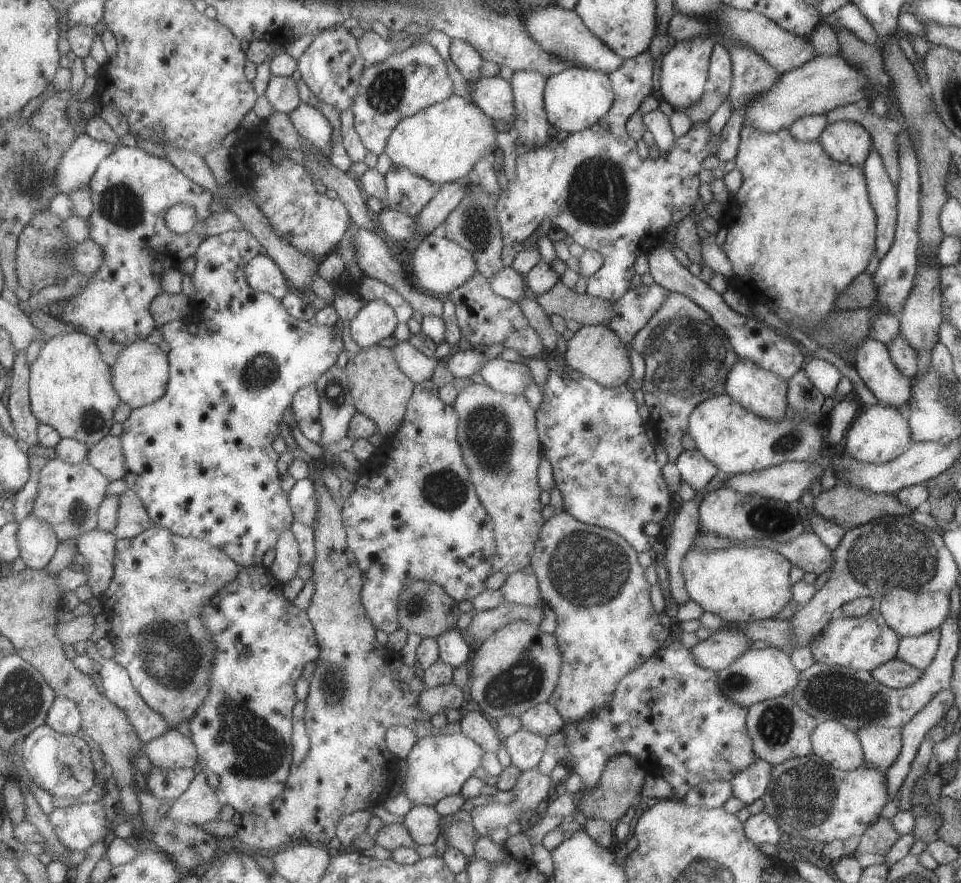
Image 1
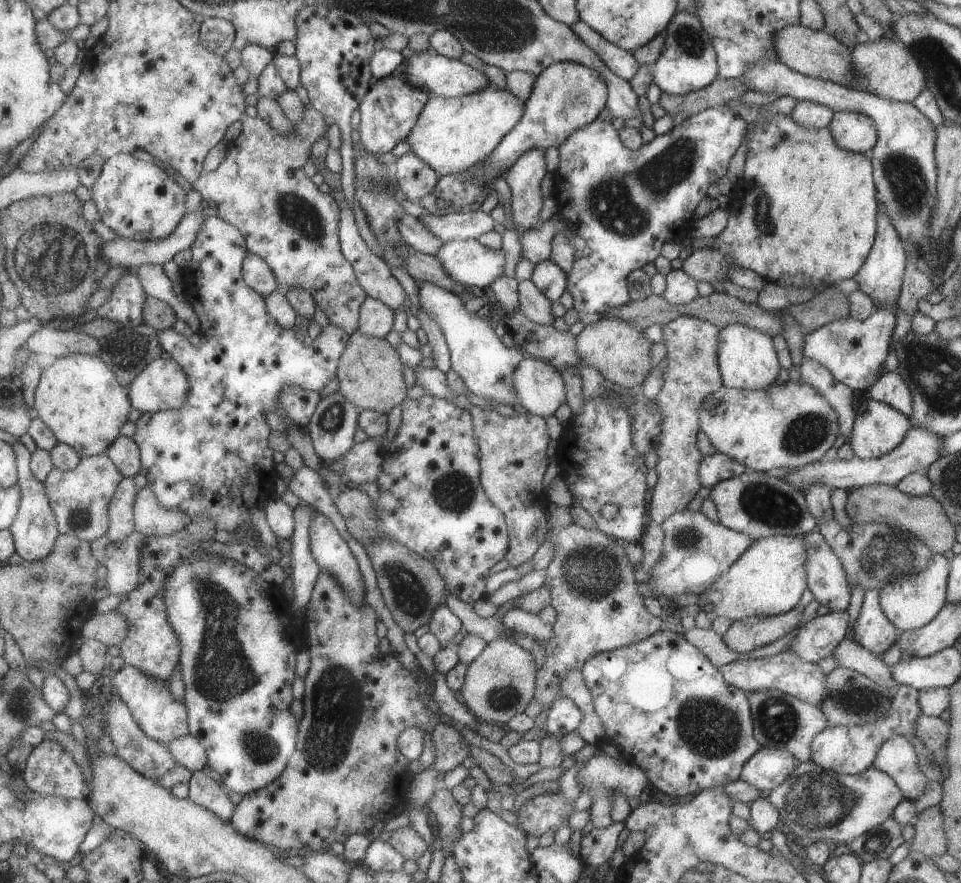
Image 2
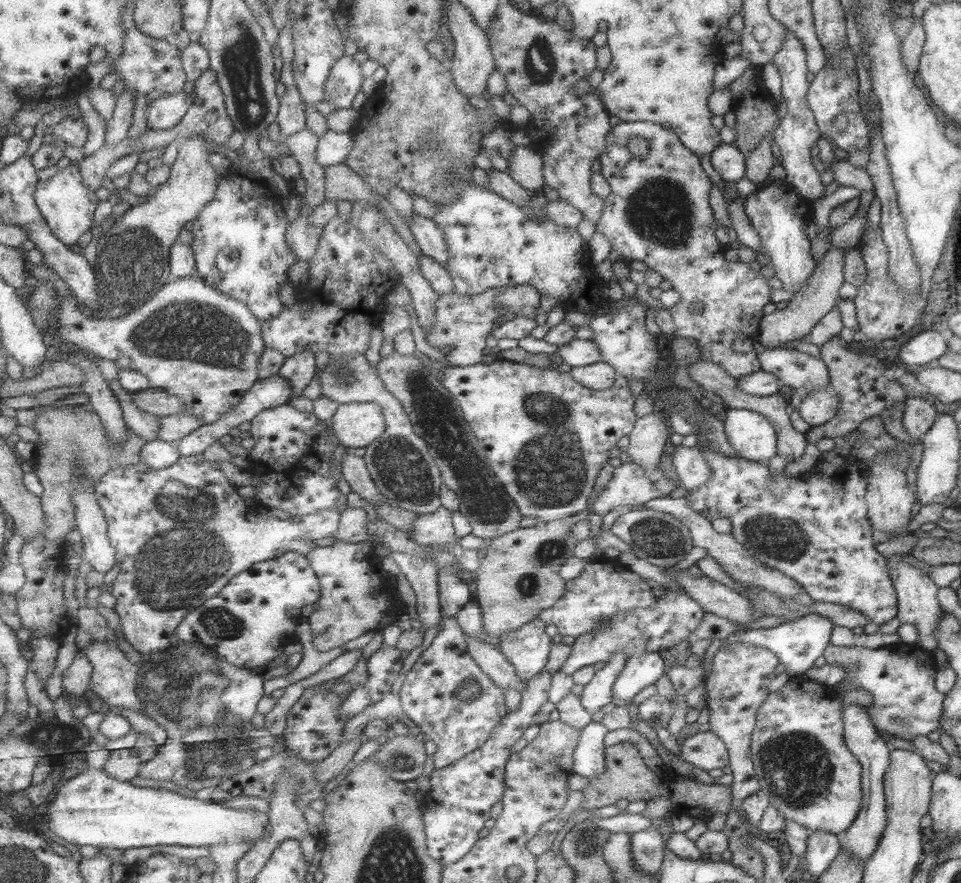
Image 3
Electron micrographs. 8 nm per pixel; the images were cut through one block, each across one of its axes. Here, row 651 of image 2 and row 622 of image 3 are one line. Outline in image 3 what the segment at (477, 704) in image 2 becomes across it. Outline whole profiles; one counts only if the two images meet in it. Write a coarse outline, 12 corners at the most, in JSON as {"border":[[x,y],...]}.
{"border":[[574,515],[494,538],[475,572],[483,629],[521,629],[568,588]]}

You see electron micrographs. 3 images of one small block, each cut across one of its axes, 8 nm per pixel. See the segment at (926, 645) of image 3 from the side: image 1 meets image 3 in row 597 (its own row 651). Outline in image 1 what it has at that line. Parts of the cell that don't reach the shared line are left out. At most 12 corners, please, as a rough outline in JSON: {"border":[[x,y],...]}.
{"border":[[938,629],[899,637],[896,658],[923,672],[934,660]]}

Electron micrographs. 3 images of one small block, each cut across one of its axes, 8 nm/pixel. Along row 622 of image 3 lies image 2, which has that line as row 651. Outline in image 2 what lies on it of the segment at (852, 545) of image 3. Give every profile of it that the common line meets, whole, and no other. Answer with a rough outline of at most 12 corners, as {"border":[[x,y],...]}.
{"border":[[878,591],[864,592],[855,642],[879,657],[900,631],[881,610]]}

